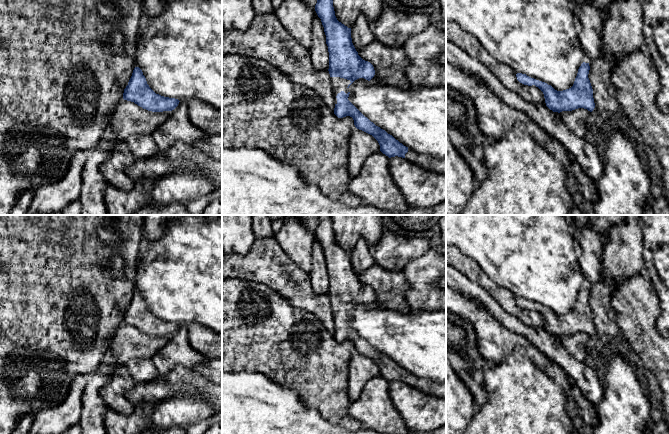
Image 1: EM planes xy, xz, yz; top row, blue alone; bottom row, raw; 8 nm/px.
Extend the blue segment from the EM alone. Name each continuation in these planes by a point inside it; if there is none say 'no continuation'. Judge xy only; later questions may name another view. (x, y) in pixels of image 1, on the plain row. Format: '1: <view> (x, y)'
no continuation

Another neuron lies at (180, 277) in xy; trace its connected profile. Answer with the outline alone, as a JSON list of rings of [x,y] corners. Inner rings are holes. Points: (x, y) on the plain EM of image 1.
[[[205,215],[175,217],[167,222],[164,233],[159,239],[146,241],[146,254],[138,259],[136,264],[136,288],[142,294],[149,311],[161,320],[175,322],[179,325],[196,323],[222,336],[222,216],[215,219],[208,219]]]

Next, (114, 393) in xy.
[[[119,364],[99,393],[107,407],[128,415],[133,412],[134,406],[127,398],[127,391],[134,385],[135,381],[128,373],[125,364]]]

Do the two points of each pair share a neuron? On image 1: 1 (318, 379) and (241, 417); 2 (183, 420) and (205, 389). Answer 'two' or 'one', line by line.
1: two
2: two

